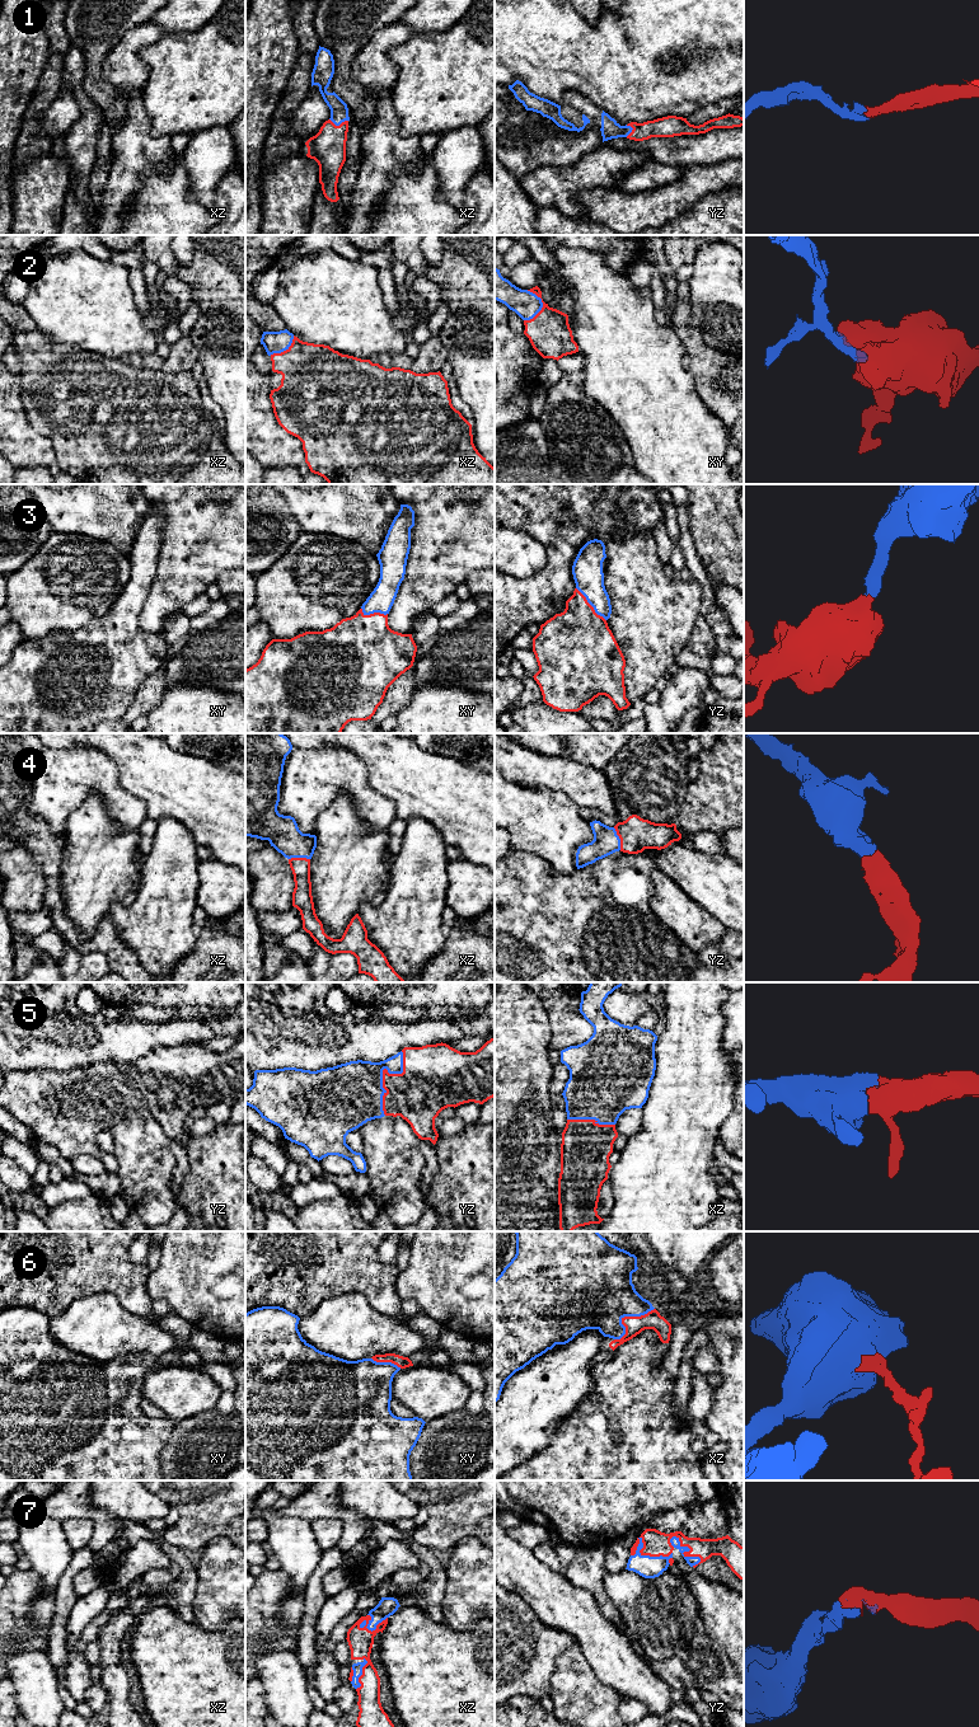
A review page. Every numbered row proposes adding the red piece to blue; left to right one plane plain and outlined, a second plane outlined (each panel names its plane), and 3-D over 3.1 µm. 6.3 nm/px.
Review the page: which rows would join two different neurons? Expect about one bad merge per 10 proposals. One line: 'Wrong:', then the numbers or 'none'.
Wrong: none

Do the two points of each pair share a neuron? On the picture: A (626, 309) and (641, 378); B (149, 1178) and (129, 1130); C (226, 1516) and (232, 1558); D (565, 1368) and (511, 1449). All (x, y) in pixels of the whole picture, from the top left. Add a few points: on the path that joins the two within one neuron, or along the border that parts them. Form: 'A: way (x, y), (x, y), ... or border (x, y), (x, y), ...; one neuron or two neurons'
A: way (626, 325), (626, 345), (633, 361); one neuron
B: way (145, 1167), (144, 1154), (137, 1141); one neuron
C: border (232, 1542), (224, 1537), (216, 1537), (202, 1549); two neurons
D: way (548, 1388), (529, 1407), (523, 1421), (515, 1429); one neuron

